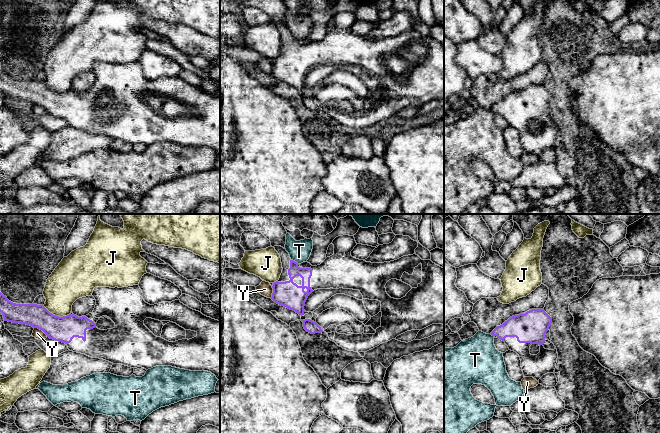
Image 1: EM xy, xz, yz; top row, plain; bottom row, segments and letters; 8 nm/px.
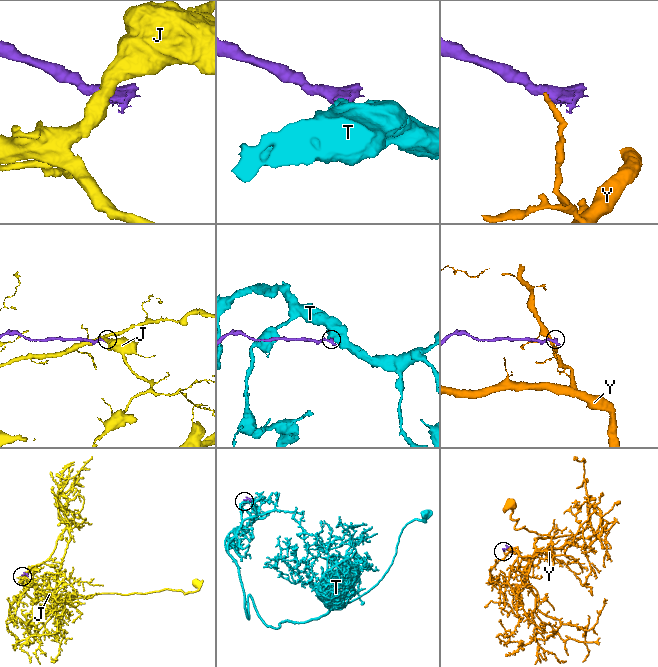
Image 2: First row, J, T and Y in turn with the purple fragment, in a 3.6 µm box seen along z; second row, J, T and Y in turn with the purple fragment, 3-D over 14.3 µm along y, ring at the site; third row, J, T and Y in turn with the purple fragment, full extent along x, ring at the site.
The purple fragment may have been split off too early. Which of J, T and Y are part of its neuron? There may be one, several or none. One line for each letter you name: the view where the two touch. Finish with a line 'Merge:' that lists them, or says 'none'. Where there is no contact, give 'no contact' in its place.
Merge: none

